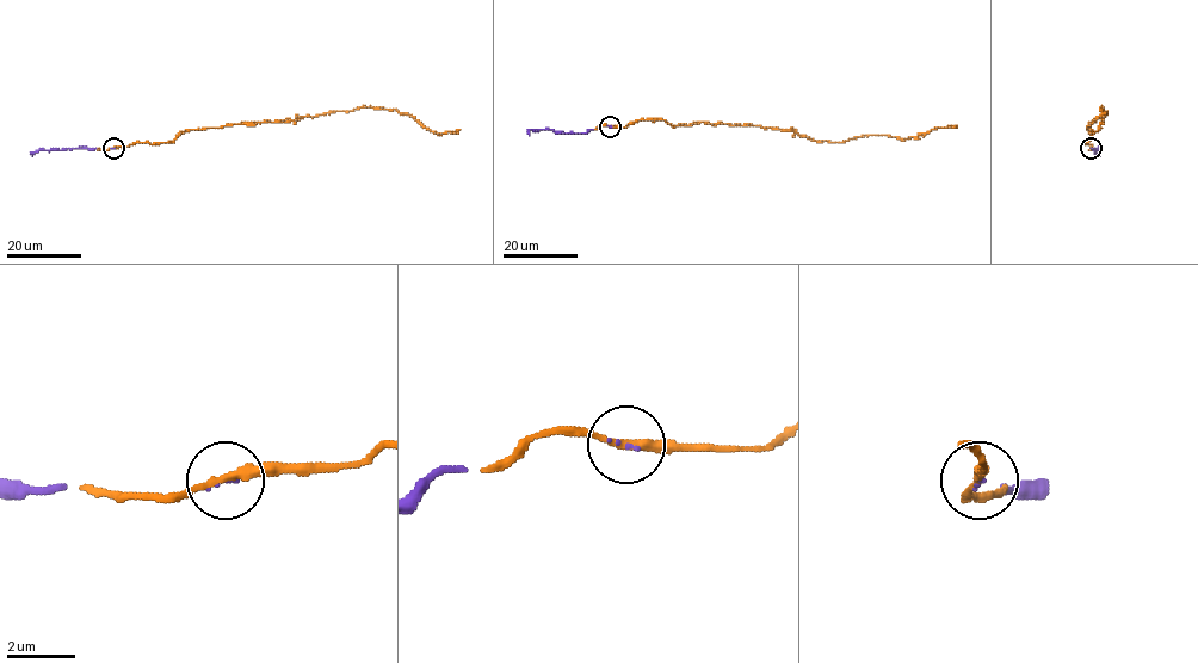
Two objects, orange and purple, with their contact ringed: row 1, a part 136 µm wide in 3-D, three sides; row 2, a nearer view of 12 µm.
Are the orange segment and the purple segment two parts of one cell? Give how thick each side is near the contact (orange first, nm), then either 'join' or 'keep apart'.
240/60 nm | join

